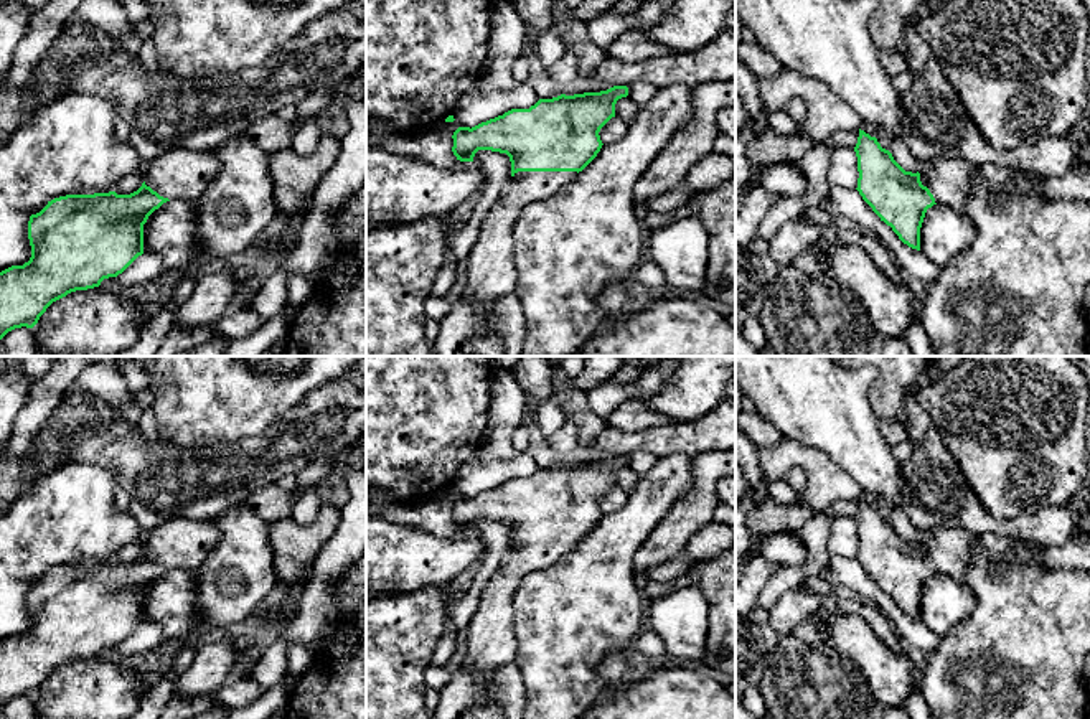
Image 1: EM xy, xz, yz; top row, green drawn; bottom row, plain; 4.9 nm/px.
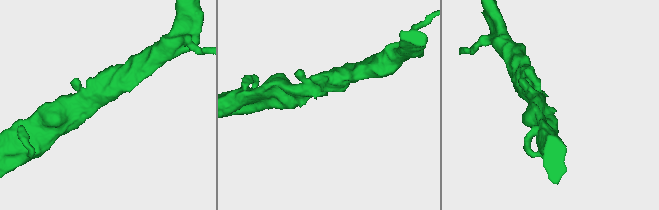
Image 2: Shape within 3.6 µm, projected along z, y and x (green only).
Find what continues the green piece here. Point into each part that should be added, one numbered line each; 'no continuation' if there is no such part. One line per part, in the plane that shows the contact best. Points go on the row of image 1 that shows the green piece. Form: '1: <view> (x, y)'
1: xz (490, 274)

